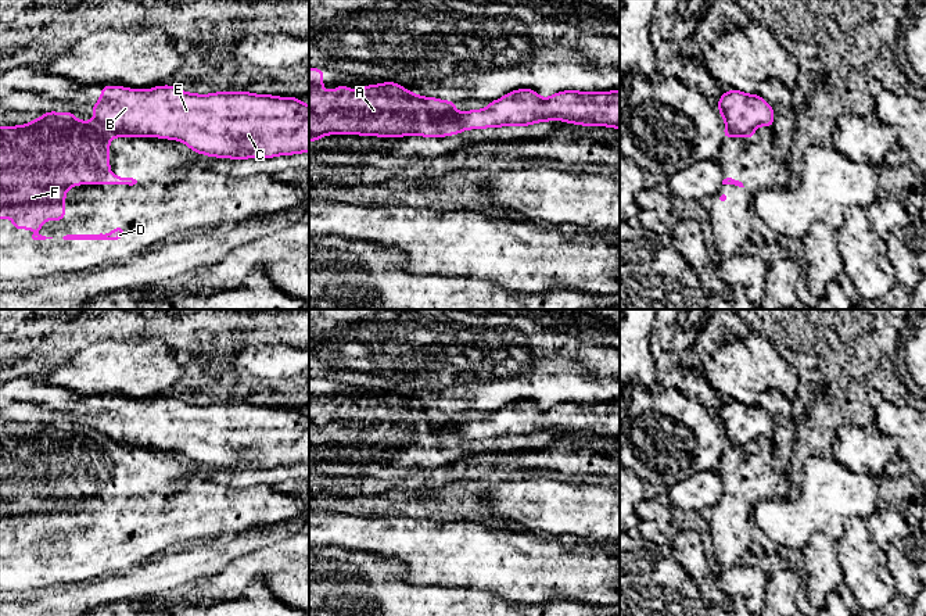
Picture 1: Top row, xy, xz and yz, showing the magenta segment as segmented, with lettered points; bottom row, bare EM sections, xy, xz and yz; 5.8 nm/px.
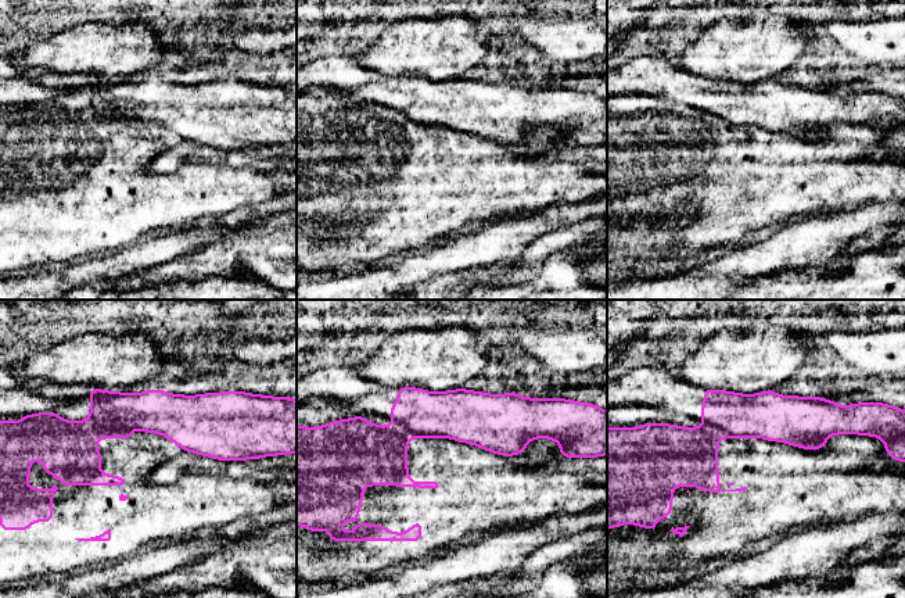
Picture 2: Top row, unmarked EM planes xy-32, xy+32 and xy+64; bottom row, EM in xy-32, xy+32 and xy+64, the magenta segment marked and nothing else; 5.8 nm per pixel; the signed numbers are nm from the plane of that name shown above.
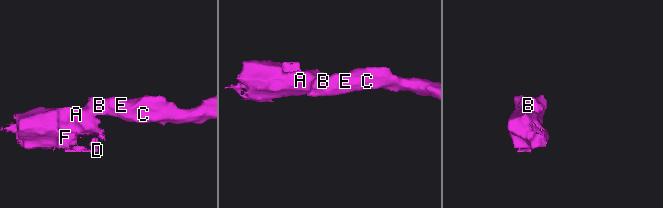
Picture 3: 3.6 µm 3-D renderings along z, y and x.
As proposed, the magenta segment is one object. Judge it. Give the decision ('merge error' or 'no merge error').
merge error

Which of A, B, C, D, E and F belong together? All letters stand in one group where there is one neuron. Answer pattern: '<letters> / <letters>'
A D F / B C E

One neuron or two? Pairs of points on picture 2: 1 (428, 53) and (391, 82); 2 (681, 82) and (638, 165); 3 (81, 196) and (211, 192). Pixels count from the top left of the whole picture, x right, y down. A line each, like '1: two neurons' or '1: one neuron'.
1: two neurons
2: two neurons
3: one neuron

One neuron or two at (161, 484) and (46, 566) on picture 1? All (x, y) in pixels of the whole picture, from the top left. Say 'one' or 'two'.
one

